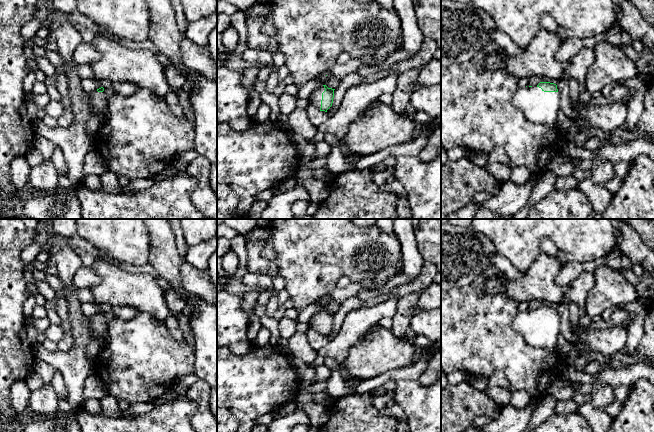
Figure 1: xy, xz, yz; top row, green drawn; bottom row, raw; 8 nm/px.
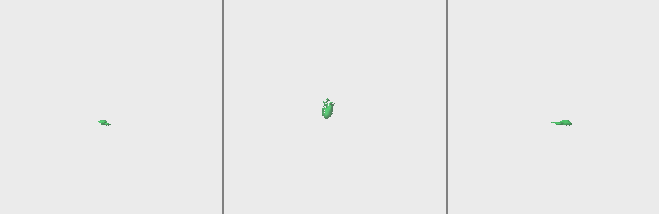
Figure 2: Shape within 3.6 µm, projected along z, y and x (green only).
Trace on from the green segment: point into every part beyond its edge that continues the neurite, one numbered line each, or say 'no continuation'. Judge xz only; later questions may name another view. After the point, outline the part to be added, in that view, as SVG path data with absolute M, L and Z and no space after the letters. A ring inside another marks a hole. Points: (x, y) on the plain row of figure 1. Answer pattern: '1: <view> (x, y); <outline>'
1: xz (339, 295); M351 282L345 288L335 288L327 295L318 299L315 303L319 306L319 310L316 311L310 320L310 329L320 334L322 317L325 315L324 310L327 310L327 306L331 302L343 303L347 299L357 297L359 291L364 290L362 284Z

